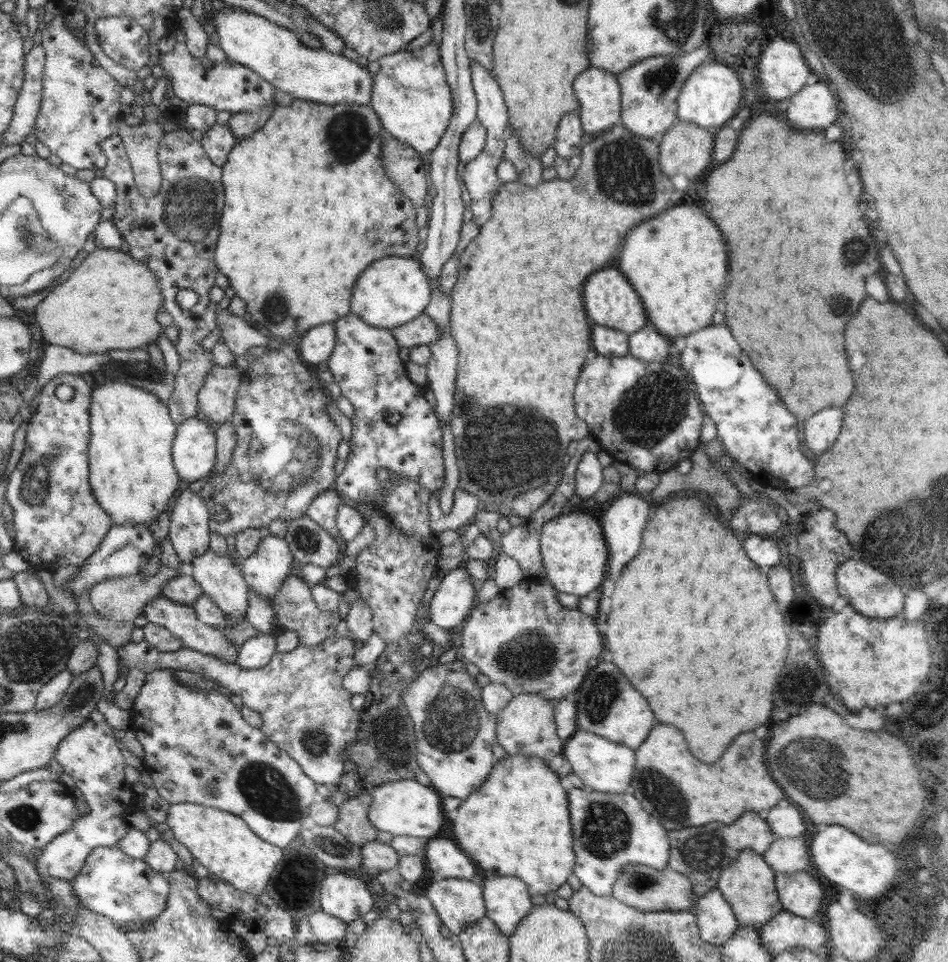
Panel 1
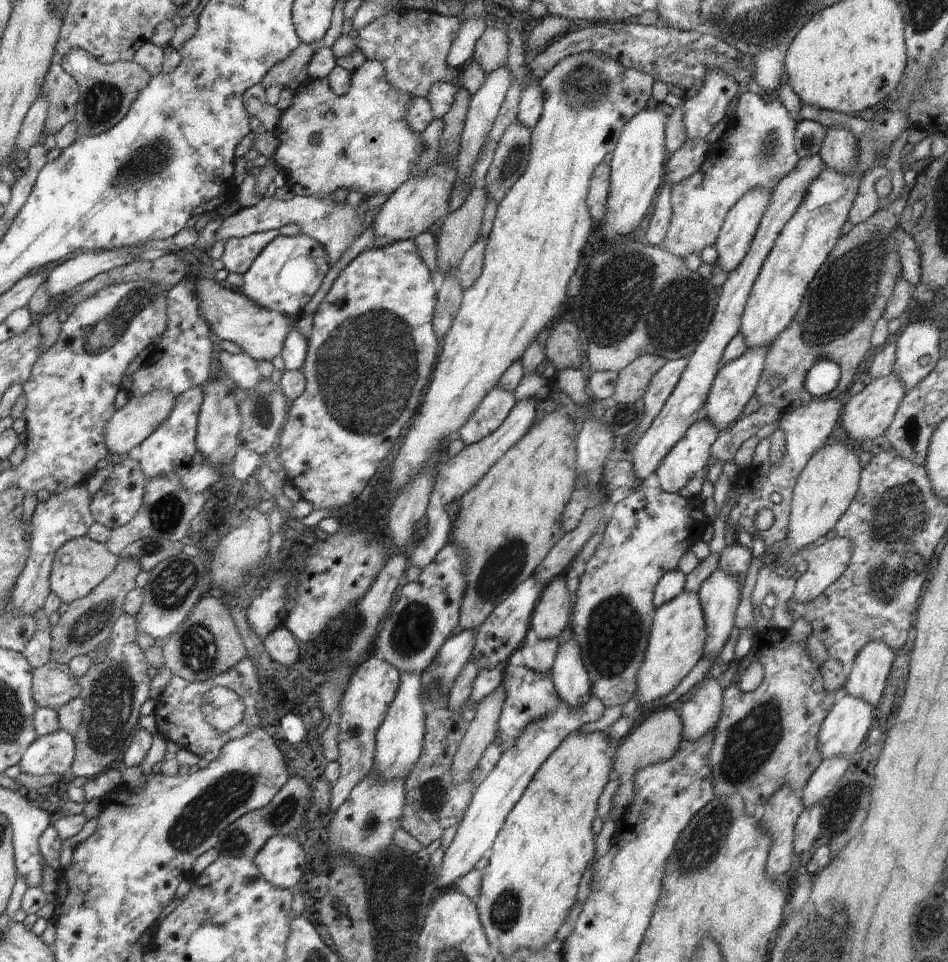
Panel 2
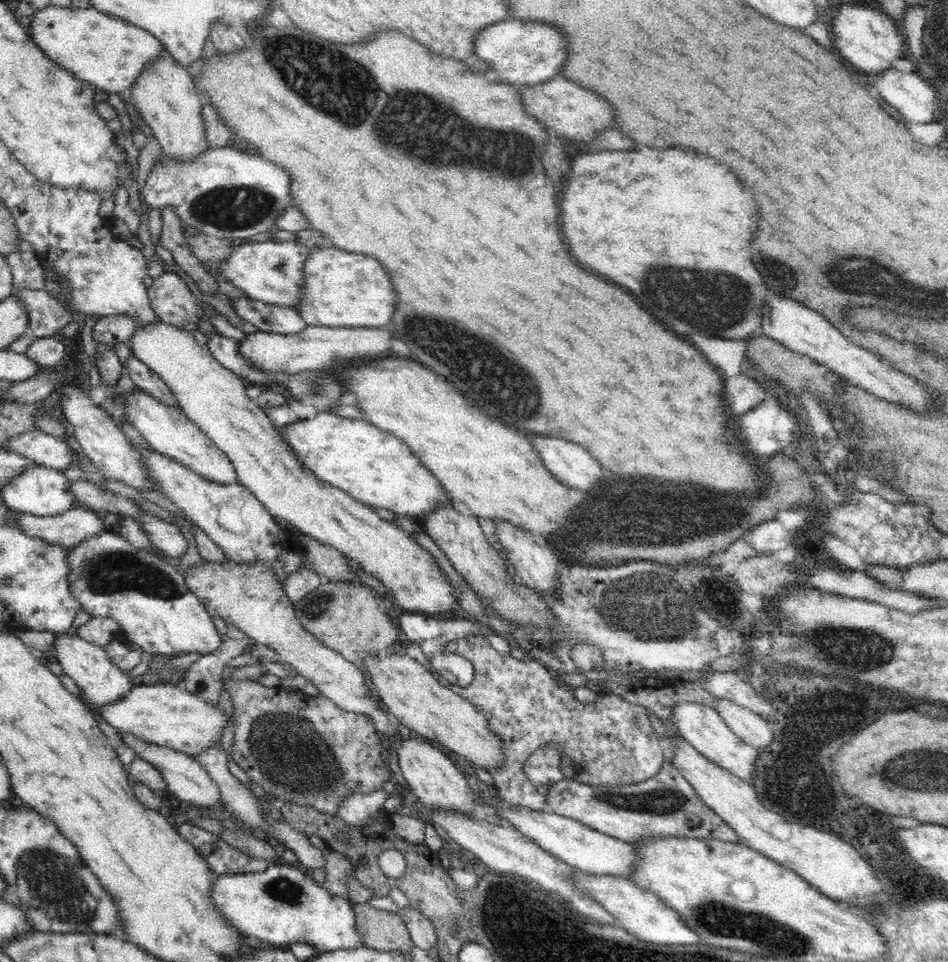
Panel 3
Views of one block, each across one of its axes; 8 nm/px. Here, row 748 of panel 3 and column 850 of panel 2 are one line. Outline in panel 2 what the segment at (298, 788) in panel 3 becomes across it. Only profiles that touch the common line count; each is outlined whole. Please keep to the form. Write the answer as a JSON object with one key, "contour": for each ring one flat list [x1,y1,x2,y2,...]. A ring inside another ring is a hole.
{"contour":[[903,188,899,198,892,202,888,208,878,210,868,220,857,224,848,234,841,236,836,241,834,248,827,256,826,262,820,266,812,282,808,285,808,290,802,299,802,304,796,316,794,316,788,328,783,330,770,344,754,394,762,407,770,405,784,414,792,408,816,400,817,397,812,396,806,390,805,376,813,367,813,364,822,358,828,358,835,362,841,370,838,386,834,392,827,396,829,399,846,397,850,386,860,377,866,353,872,348,871,336,875,324,878,319,882,319,886,301,892,296,896,279,901,271,901,258,893,238,893,232,898,227,898,216,906,206,909,192,910,189],[773,376,782,378,780,385,775,388,770,386,770,380]]}

